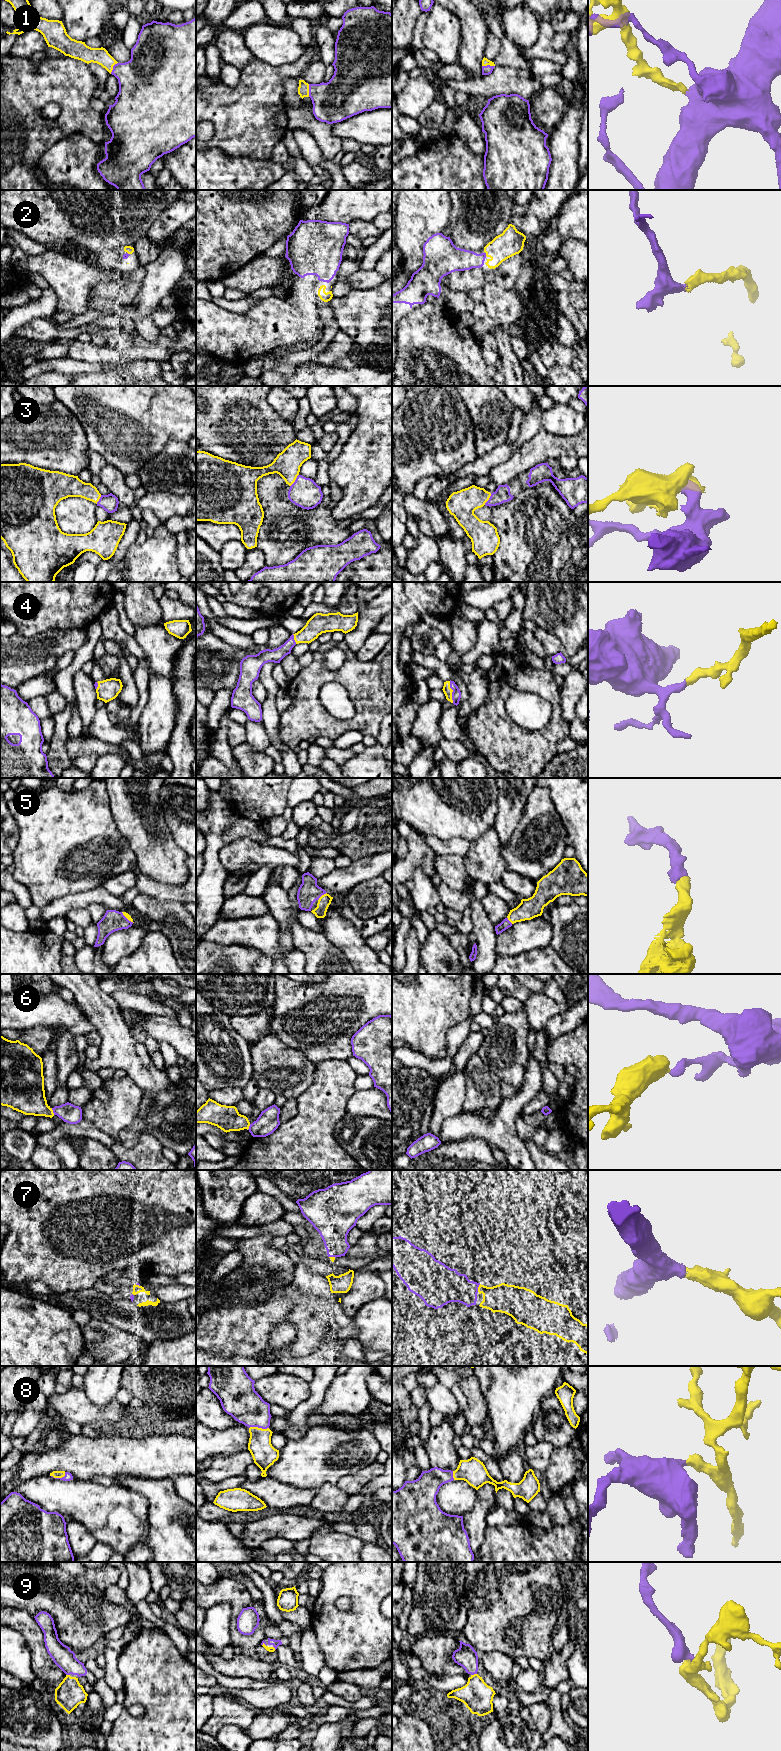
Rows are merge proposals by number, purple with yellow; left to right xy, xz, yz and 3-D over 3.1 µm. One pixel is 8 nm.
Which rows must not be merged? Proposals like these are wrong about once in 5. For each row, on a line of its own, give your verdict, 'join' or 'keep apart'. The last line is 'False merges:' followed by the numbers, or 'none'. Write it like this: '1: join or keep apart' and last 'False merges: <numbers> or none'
1: join
2: join
3: join
4: join
5: join
6: keep apart
7: join
8: join
9: join
False merges: 6

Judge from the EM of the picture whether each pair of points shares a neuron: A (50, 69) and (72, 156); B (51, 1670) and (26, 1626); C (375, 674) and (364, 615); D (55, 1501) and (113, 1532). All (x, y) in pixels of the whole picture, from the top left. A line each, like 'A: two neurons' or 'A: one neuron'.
A: two neurons
B: one neuron
C: two neurons
D: one neuron

